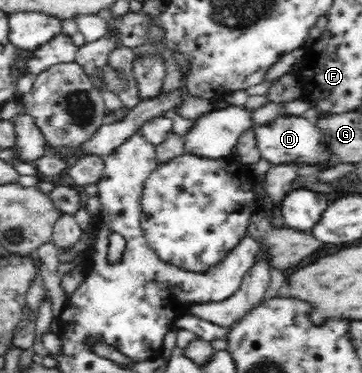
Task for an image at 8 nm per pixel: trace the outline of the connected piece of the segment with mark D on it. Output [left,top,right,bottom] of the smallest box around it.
[252,116,327,165]

